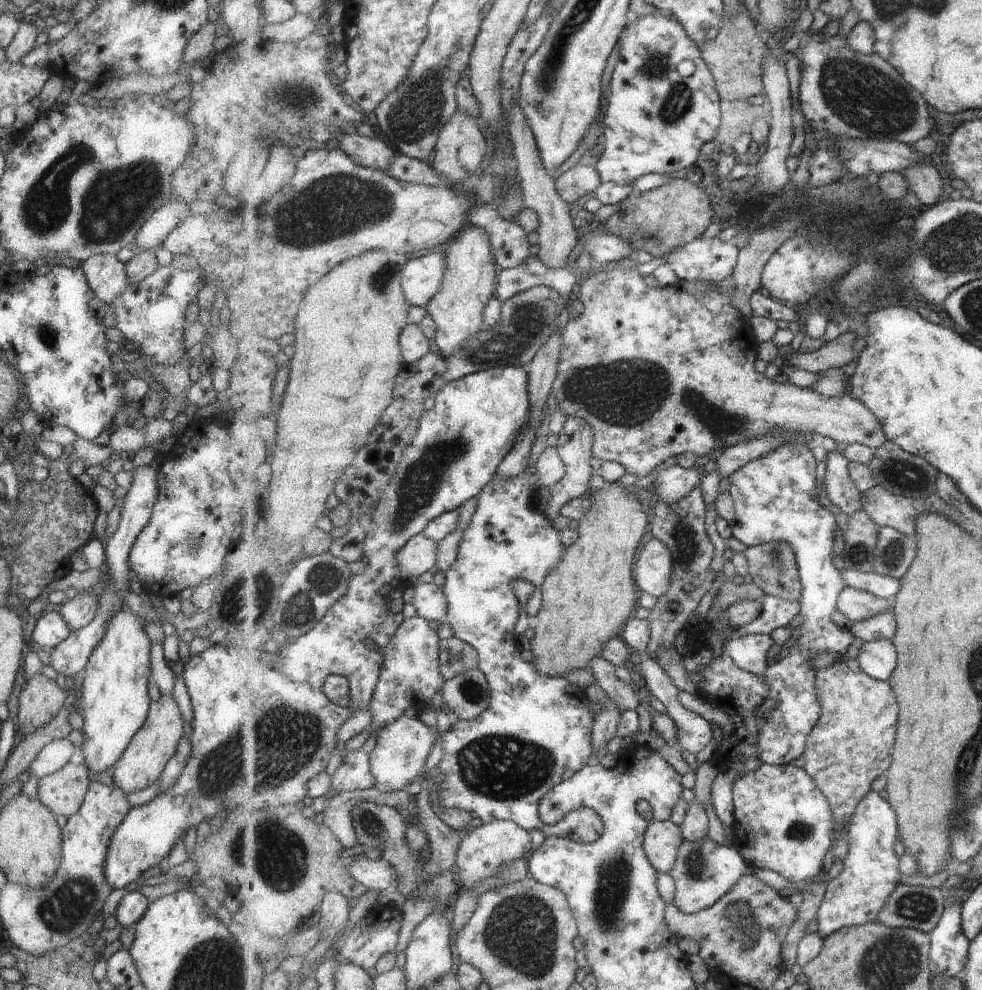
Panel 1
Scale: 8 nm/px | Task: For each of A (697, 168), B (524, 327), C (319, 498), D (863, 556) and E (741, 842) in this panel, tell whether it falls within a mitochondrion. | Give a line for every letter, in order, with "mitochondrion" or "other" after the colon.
A: other
B: mitochondrion
C: other
D: mitochondrion
E: other

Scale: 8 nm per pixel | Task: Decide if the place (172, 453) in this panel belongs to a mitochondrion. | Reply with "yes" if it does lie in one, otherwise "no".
no

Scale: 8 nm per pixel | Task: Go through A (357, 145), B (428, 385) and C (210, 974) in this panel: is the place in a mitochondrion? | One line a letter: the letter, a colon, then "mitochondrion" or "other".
A: other
B: other
C: mitochondrion

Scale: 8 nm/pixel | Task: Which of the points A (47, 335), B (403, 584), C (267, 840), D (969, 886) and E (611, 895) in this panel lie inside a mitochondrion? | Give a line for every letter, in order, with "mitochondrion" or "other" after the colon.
A: mitochondrion
B: other
C: mitochondrion
D: other
E: mitochondrion

